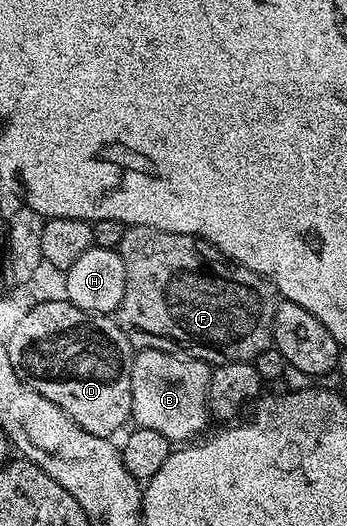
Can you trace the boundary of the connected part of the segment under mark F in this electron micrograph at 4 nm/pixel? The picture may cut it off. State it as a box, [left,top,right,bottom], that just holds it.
[117,226,280,366]

